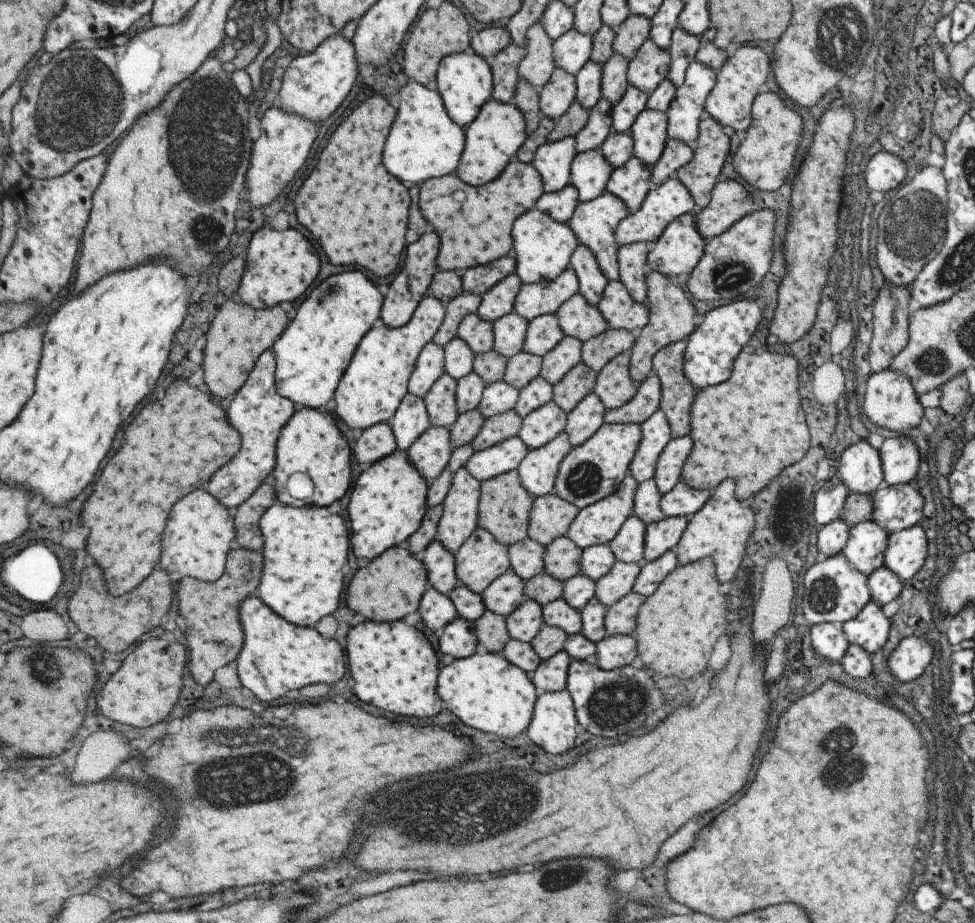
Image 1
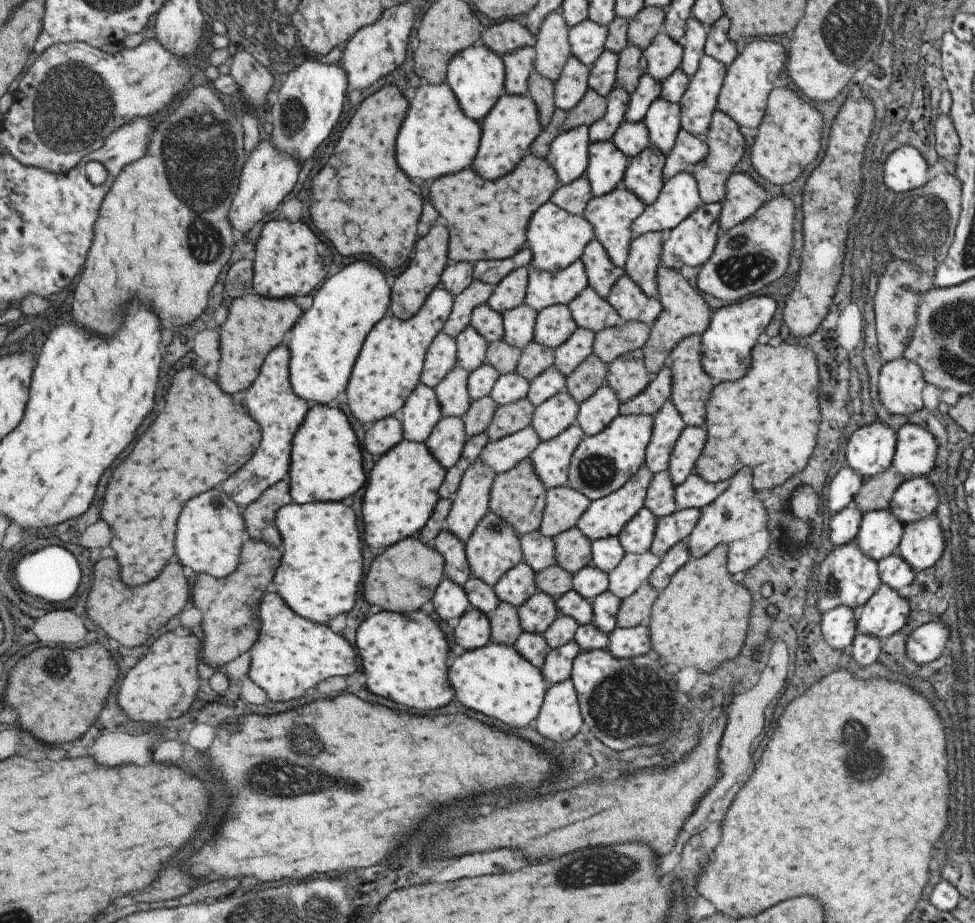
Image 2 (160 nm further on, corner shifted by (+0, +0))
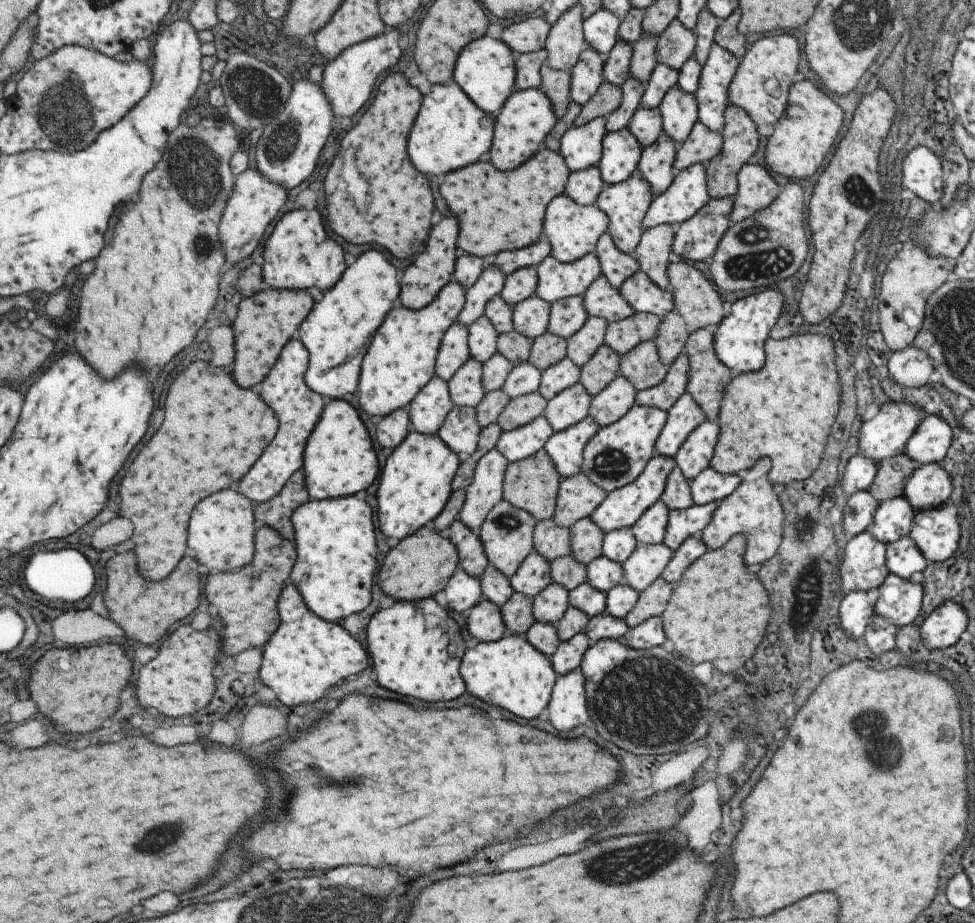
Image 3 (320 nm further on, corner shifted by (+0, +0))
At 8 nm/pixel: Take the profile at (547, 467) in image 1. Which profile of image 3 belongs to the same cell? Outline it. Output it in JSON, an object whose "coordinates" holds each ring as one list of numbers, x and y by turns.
{"coordinates":[[585,415,579,422,553,432,543,445,560,478,570,477,581,471,582,452,588,440,600,426]]}

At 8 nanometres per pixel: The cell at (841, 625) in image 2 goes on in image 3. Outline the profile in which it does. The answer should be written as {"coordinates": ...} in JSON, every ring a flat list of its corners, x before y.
{"coordinates":[[847,592,835,606,839,612,841,628,849,632,853,636,851,638,860,641,866,624,873,616,873,606,867,600,867,592]]}

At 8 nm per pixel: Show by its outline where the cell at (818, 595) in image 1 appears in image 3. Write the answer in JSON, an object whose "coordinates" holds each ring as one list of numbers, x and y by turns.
{"coordinates":[[864,531,848,538,838,565,841,594,879,588,887,576,885,545]]}

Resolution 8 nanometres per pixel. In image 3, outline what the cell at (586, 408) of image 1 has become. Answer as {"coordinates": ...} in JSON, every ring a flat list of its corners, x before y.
{"coordinates":[[623,375,617,376,591,397,588,414,600,427,619,420,633,405,636,388]]}

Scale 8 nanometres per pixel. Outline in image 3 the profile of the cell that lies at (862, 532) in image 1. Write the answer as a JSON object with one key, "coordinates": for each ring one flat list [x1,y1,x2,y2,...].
{"coordinates":[[897,496,878,504,873,522,867,526,866,531,881,544,891,544,909,534,913,516,914,511,905,502,905,498]]}

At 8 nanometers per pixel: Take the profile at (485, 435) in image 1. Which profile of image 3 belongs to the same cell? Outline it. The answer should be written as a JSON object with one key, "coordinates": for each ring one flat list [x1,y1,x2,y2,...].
{"coordinates":[[539,391,513,397,499,413,496,423,502,428,502,432,523,426,541,416,546,402]]}

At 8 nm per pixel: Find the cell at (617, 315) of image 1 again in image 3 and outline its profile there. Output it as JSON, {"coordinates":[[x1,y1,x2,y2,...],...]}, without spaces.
{"coordinates":[[643,271,625,279,618,291,635,313,656,314,662,319,673,308,671,290,660,289]]}

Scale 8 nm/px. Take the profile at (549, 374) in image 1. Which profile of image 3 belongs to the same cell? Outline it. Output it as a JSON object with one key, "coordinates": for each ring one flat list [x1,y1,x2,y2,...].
{"coordinates":[[587,316,583,326,566,340,566,357,580,367,604,344,607,322,604,318]]}

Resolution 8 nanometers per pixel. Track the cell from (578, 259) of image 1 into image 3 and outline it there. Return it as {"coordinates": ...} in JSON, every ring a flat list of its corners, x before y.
{"coordinates":[[607,232,597,239,594,253,599,259,601,275,606,278,607,283,616,289,625,279,639,270,635,257,629,253,621,252,613,244,611,235]]}

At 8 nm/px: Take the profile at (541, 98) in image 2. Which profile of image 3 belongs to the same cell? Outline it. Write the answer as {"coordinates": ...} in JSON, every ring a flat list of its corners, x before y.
{"coordinates":[[545,63,539,68,540,86,539,92,547,96,551,102,551,112,555,120,563,117,567,111,569,100,569,72,553,70]]}

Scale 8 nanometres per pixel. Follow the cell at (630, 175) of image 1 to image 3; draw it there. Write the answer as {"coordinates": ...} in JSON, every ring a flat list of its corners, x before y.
{"coordinates":[[661,133,655,142,652,142,641,151,636,166,636,174,639,174,649,183,654,196,662,193,671,184,673,177,677,173,672,164,678,146,670,136]]}

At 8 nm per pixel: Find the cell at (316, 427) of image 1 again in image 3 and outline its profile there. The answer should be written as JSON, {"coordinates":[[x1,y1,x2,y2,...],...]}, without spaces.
{"coordinates":[[347,398,333,399,325,409,325,420,317,424,309,452,305,452,304,474,306,491,313,499,336,499,365,490,377,478,377,458,367,430]]}

